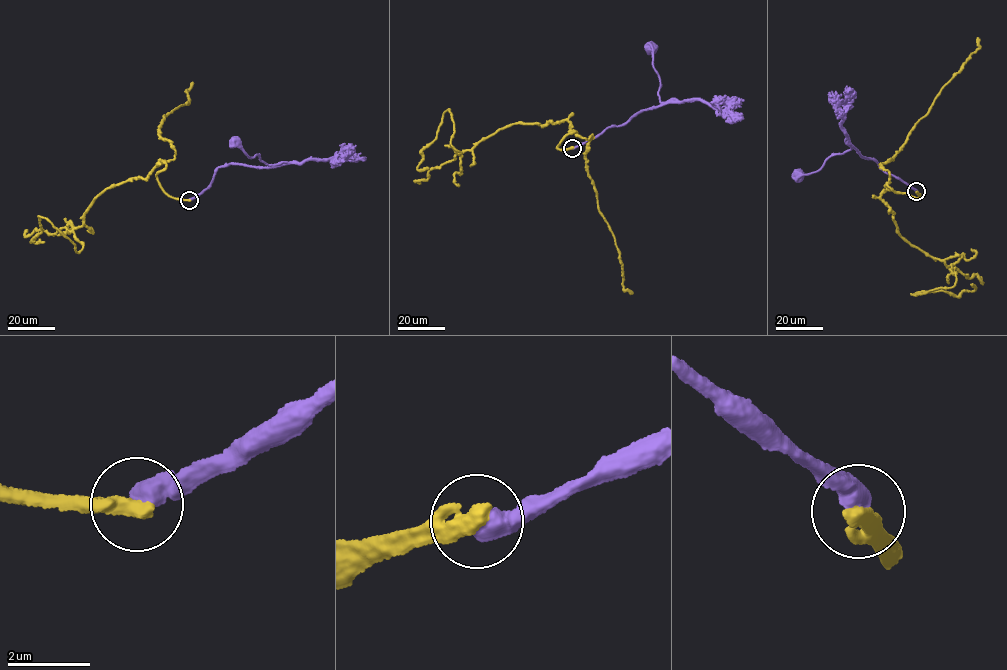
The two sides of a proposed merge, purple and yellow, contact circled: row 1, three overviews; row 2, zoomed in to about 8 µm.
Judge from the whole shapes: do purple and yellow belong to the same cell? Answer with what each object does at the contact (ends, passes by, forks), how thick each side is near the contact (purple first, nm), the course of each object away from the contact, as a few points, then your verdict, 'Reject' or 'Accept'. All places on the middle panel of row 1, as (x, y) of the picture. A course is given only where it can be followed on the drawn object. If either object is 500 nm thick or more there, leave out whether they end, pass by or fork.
Thickness 550 nm (purple) against 480 nm. Course of purple: (572, 147), (605, 129), (627, 123), (642, 110), (663, 103), (658, 94), (661, 85), (654, 69), (653, 48). Course of yellow: (572, 147), (557, 147), (567, 120), (457, 152), (447, 109), (428, 167). Reject

